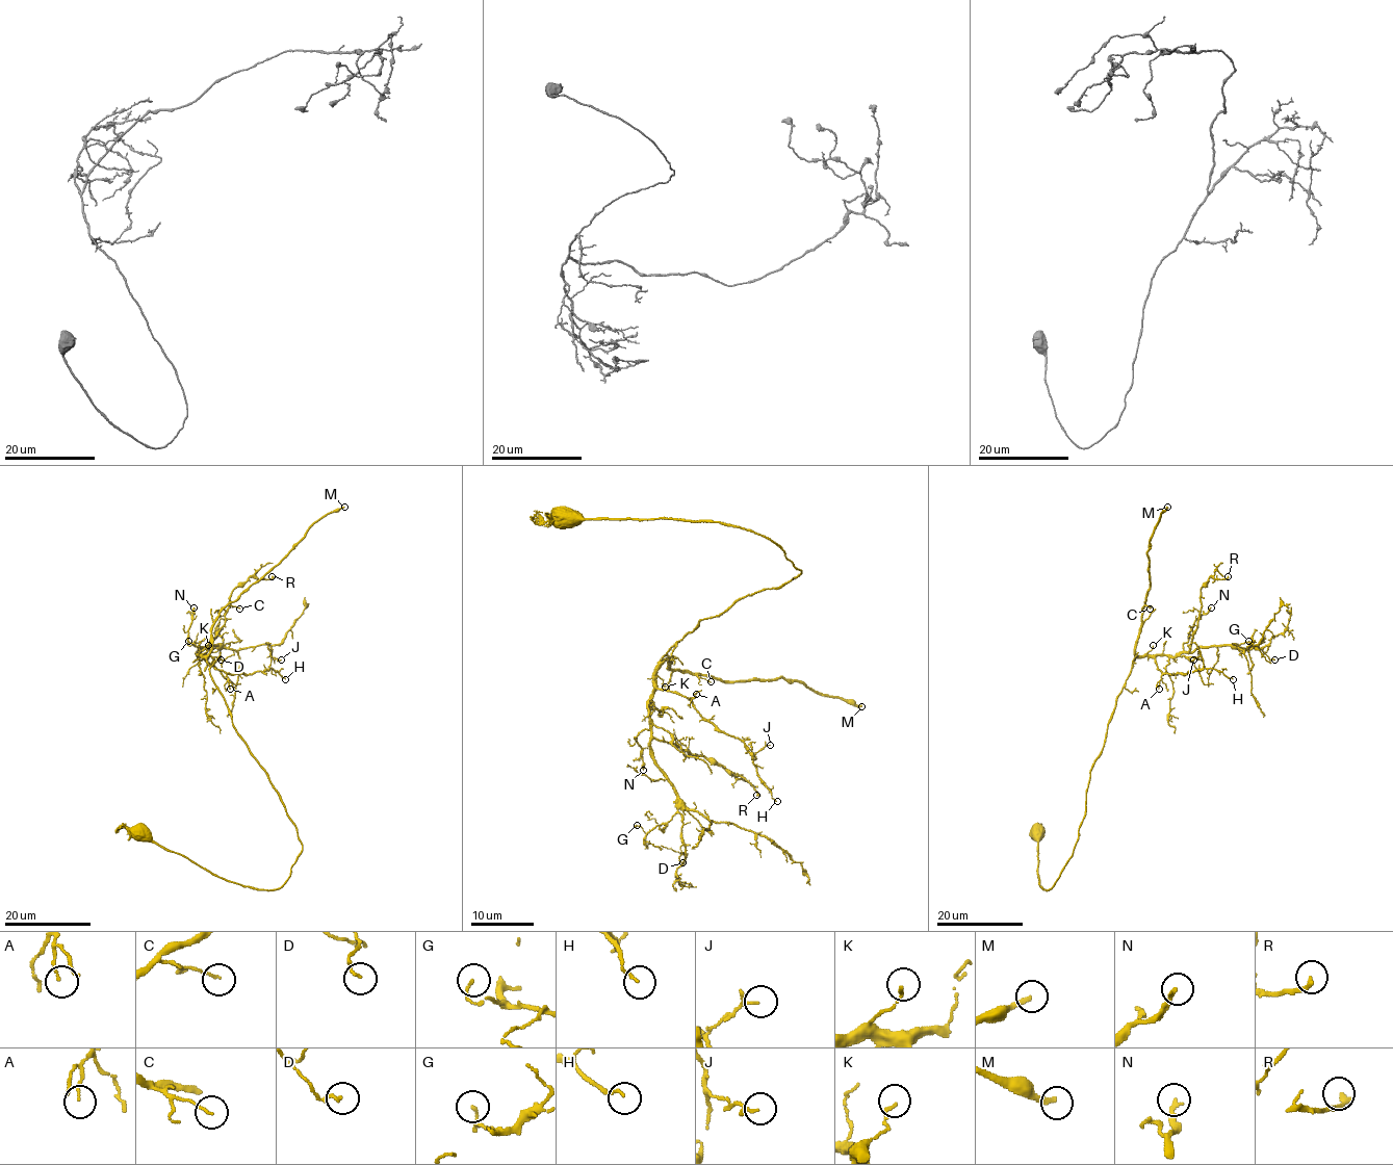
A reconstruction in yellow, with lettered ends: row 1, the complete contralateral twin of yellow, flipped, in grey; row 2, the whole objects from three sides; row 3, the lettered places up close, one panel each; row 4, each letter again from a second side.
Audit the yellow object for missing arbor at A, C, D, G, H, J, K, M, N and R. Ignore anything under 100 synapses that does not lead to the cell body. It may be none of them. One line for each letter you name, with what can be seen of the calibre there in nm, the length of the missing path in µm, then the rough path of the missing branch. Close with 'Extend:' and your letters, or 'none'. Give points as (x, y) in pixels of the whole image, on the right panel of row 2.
M: Thickness 260 nm. Missing length about 100 µm. Course of what is missing: (1167, 507), (1137, 480), (1066, 476), (998, 501), (984, 512), (991, 533), (1007, 489)
Extend: M

